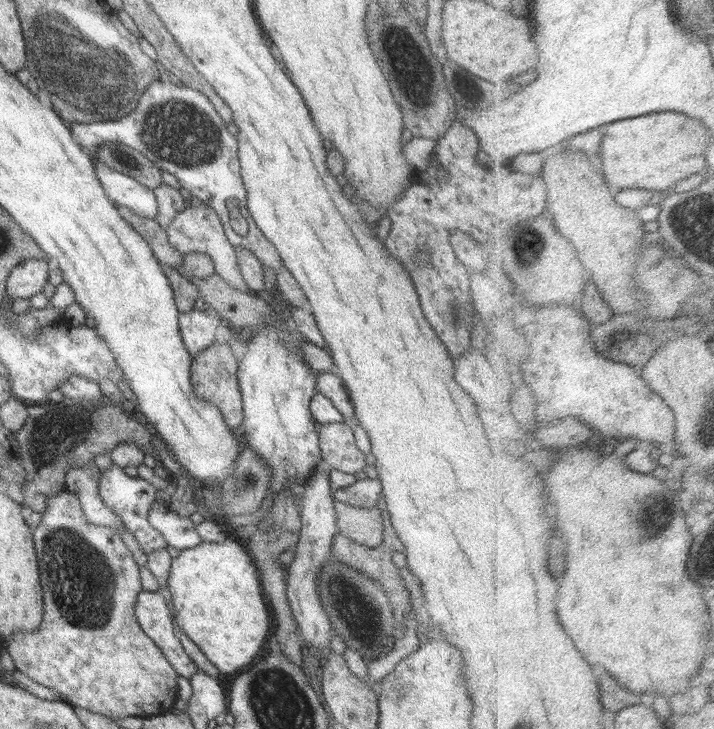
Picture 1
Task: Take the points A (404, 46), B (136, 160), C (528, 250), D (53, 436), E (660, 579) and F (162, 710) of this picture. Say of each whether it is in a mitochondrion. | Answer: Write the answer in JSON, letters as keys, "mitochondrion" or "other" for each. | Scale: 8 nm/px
{"A":"other","B":"mitochondrion","C":"mitochondrion","D":"mitochondrion","E":"other","F":"other"}

